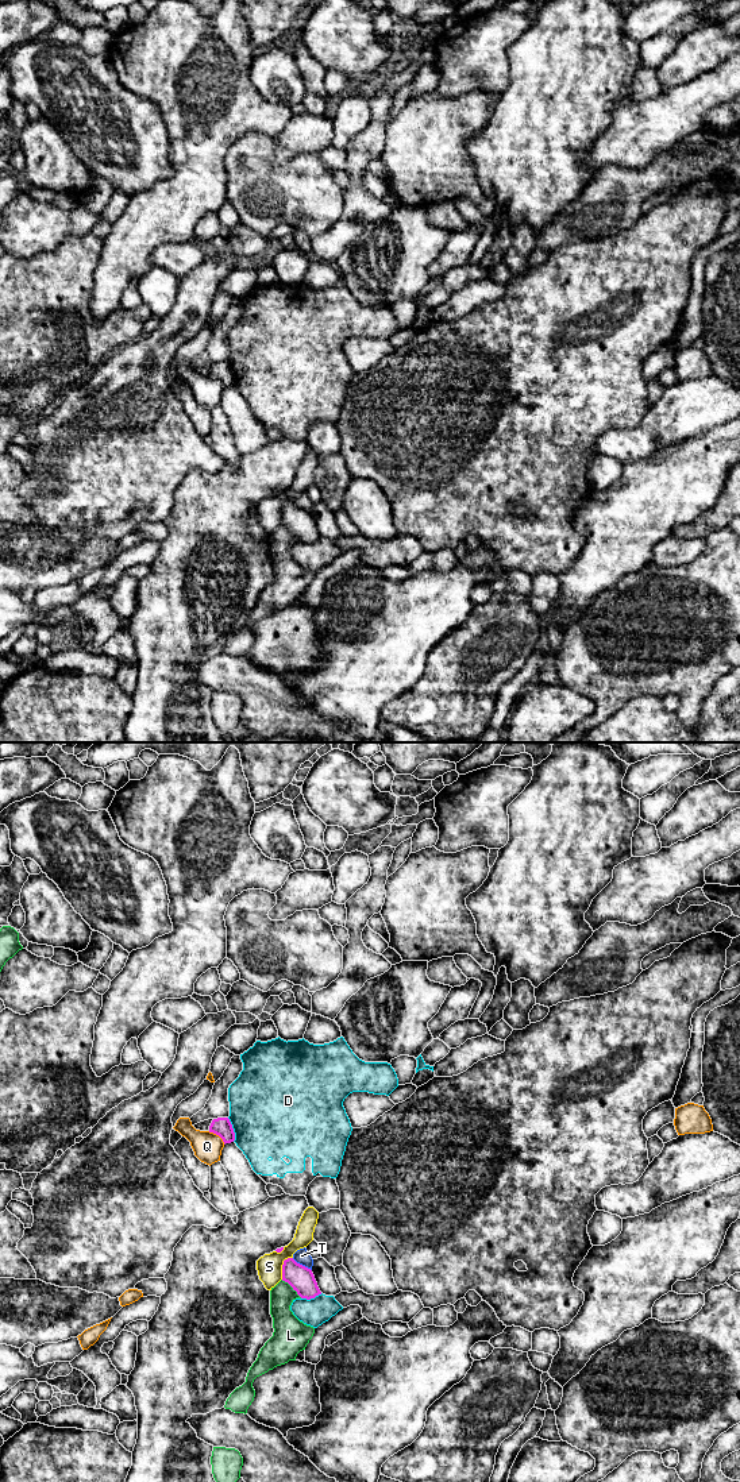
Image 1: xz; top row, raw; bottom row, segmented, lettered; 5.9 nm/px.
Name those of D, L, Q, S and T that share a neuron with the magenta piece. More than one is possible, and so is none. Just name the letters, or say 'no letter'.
no letter

